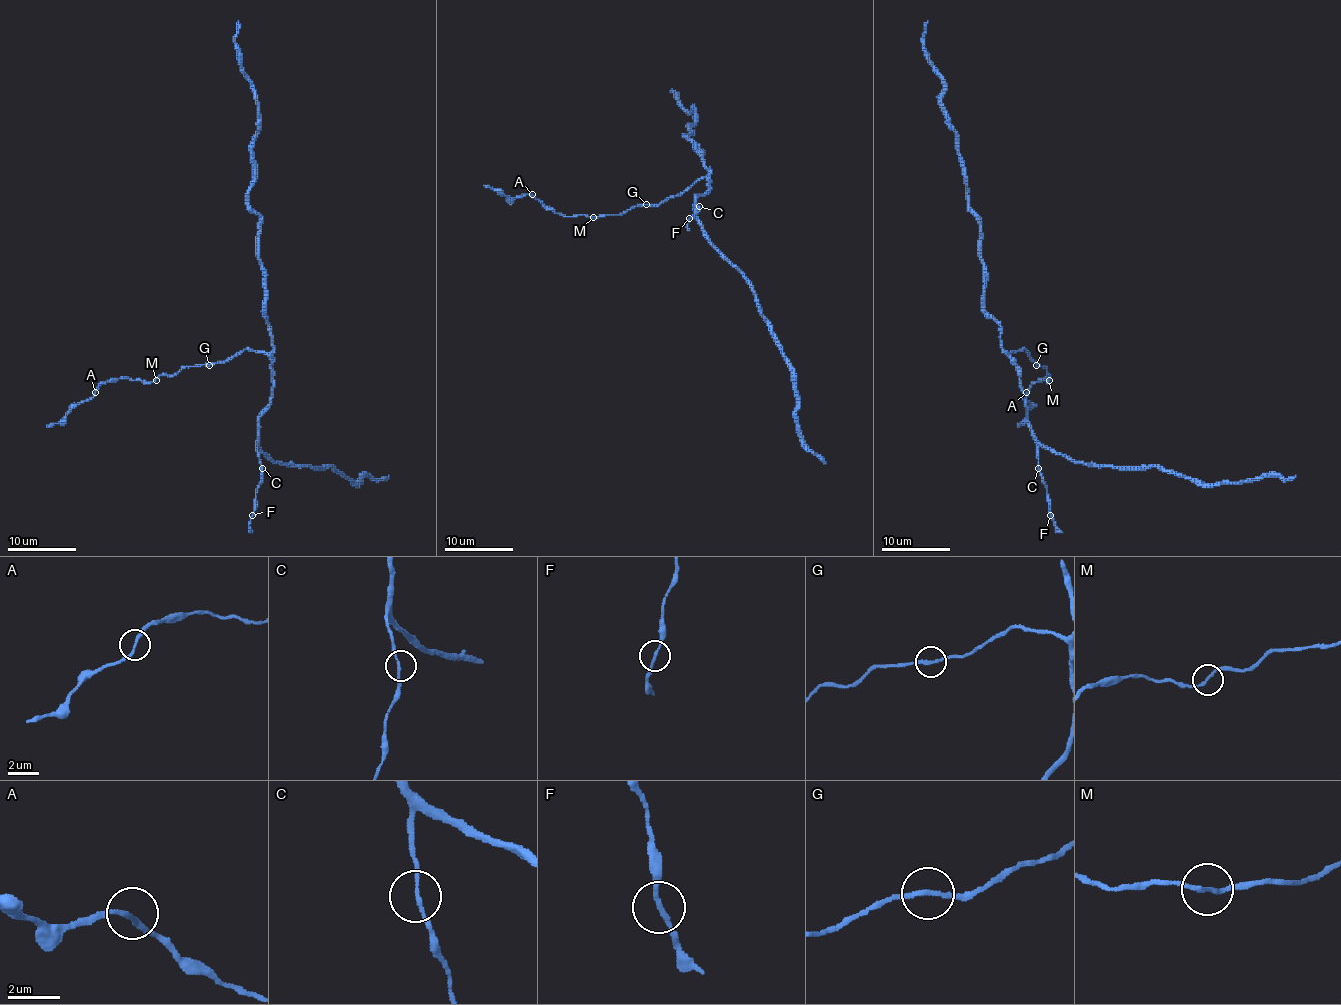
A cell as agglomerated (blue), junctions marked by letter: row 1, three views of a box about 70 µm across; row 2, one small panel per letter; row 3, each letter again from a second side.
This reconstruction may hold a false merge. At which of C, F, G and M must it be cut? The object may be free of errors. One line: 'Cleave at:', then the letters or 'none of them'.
Cleave at: none of them

